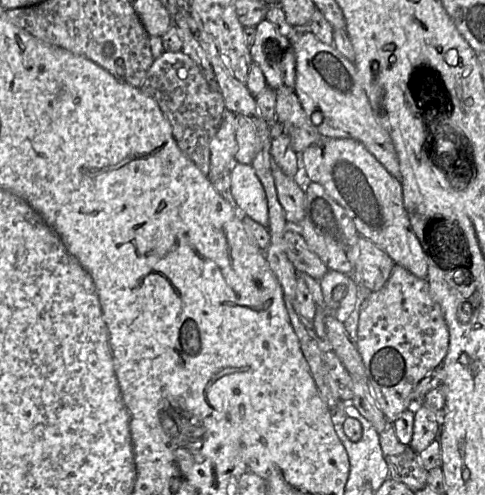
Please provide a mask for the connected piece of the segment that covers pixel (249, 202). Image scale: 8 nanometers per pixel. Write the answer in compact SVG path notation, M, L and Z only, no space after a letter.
M233 163L231 194L241 214L268 228L269 214L265 192L251 164Z

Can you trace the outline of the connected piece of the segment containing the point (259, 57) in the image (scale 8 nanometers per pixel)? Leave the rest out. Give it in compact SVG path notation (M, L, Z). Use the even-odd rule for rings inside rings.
M266 19L255 29L255 39L249 48L250 56L260 67L268 87L273 90L282 86L294 89L296 58L290 40L280 34Z

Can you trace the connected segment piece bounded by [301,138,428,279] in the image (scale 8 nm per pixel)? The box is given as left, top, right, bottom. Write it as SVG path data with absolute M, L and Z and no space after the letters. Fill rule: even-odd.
M322 138L301 155L308 180L324 187L345 210L360 236L383 250L396 265L426 279L427 259L404 207L401 183L363 144L350 138Z

